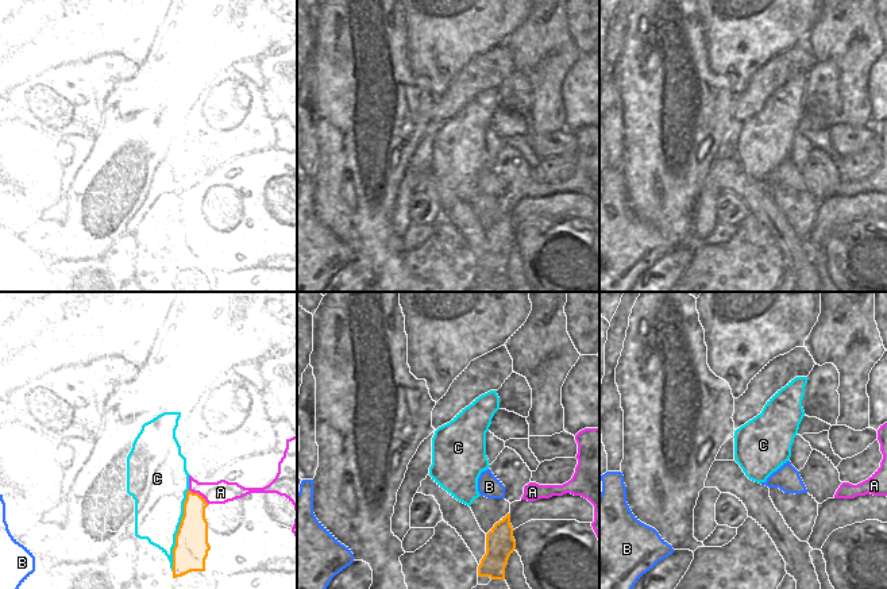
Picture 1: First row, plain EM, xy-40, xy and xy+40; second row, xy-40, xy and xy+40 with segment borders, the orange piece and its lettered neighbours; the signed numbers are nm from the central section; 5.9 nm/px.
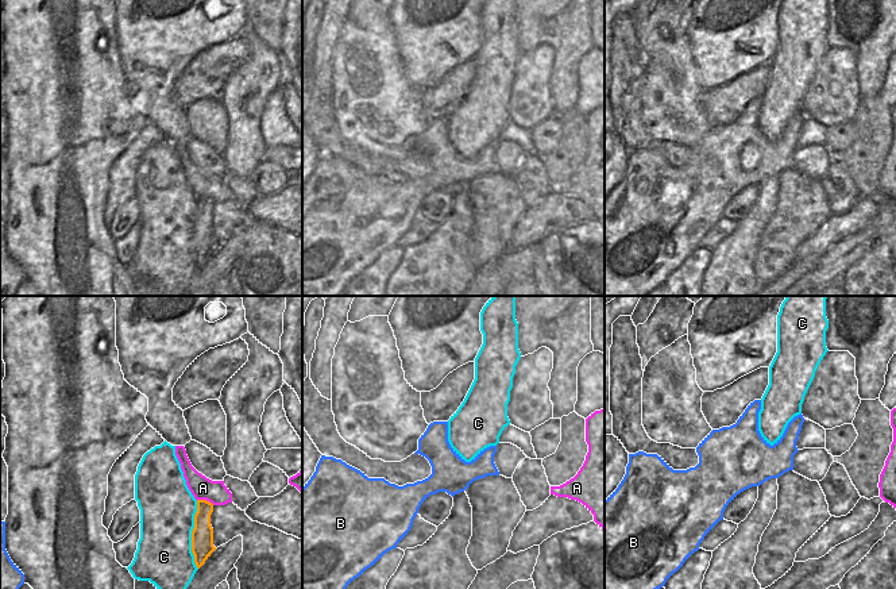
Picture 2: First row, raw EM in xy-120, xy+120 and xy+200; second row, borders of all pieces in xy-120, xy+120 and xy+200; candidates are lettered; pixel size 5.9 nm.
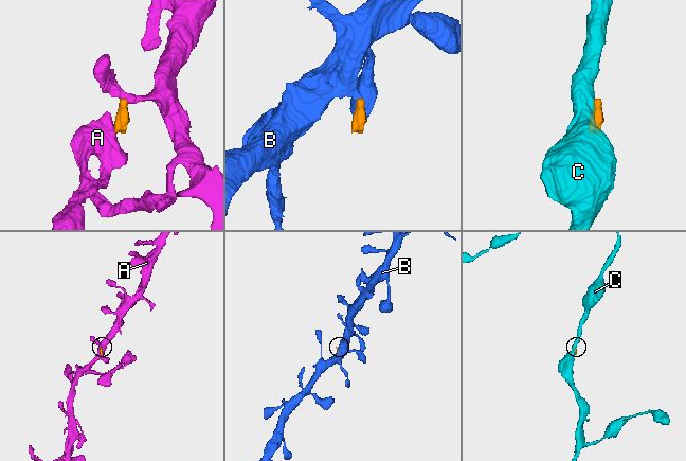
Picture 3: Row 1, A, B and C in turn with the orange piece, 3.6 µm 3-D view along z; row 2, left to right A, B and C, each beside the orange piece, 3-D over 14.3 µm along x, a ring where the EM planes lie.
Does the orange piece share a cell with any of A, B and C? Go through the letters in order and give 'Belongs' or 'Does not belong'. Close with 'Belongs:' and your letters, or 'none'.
A: Does not belong
B: Does not belong
C: Does not belong
Belongs: none

